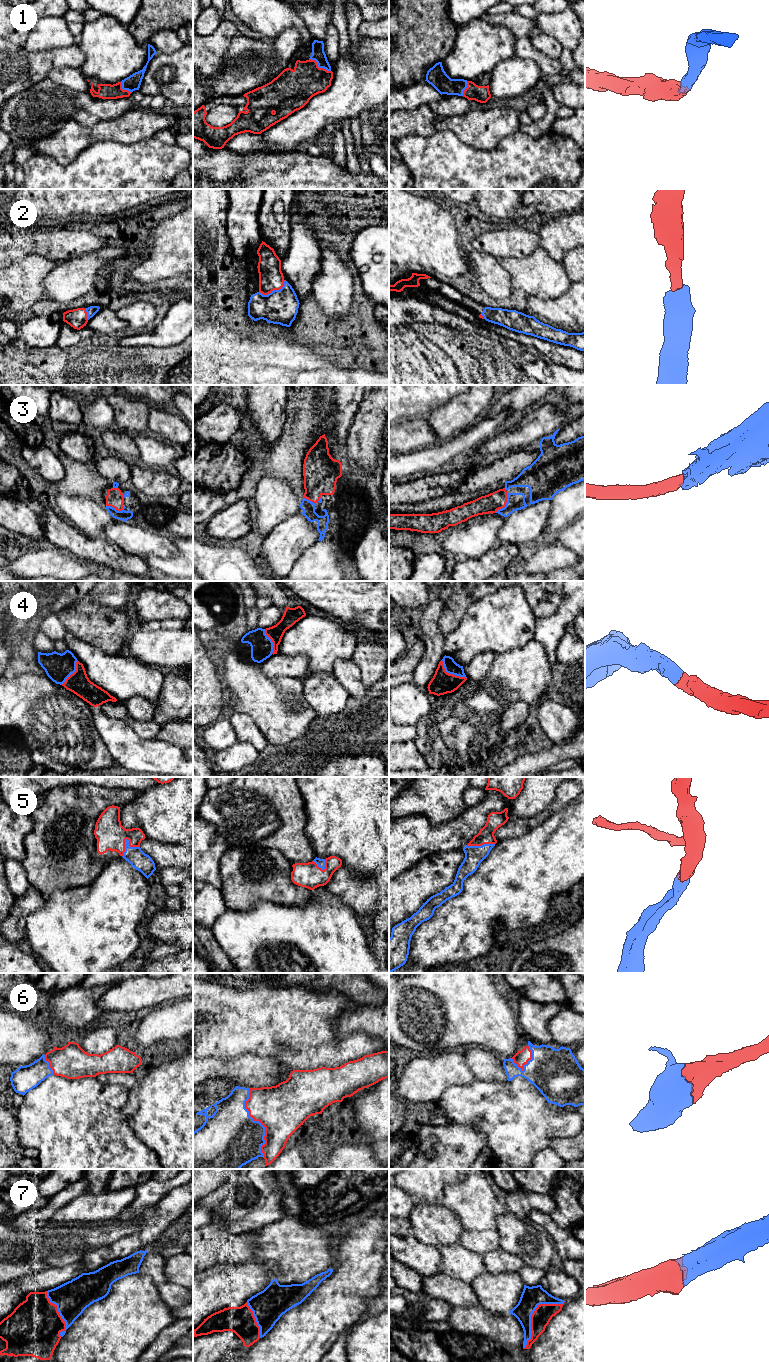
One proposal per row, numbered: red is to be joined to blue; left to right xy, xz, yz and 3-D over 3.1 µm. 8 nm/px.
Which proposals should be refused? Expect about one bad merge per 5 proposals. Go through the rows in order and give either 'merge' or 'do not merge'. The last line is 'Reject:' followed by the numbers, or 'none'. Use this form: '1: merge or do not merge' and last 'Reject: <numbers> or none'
1: merge
2: merge
3: merge
4: merge
5: merge
6: merge
7: merge
Reject: none

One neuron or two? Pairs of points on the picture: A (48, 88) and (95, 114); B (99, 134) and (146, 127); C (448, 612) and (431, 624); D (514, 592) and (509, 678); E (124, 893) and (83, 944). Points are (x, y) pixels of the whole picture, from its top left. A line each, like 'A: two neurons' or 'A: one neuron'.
A: one neuron
B: one neuron
C: two neurons
D: two neurons
E: one neuron

